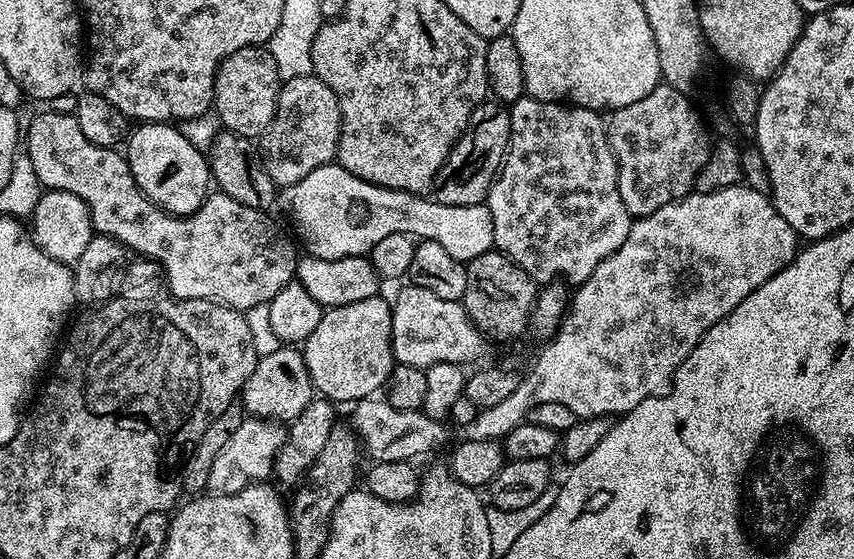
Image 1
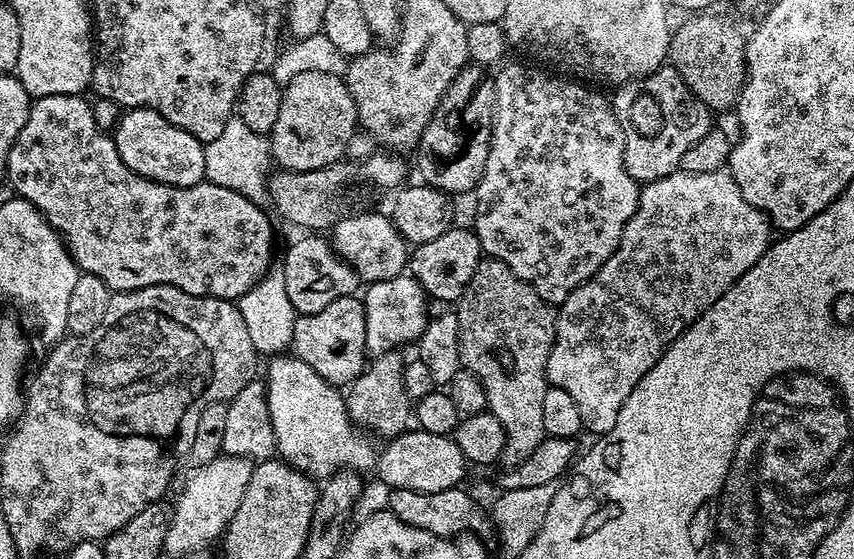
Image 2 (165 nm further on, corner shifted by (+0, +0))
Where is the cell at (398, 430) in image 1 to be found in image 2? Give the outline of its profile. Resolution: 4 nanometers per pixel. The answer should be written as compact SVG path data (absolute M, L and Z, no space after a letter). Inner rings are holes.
M677 170L662 180L655 180L641 191L634 218L630 218L630 222L620 239L620 244L616 248L616 253L596 271L596 275L592 276L587 283L581 288L574 289L567 300L558 308L556 337L552 343L550 358L546 362L544 374L548 377L548 383L551 387L564 390L566 394L570 394L570 399L577 404L578 410L582 414L585 433L593 432L593 437L603 438L607 432L614 430L614 426L618 422L618 410L622 410L622 402L626 402L626 398L630 398L630 394L636 389L638 382L642 382L644 375L656 365L660 355L703 312L710 310L710 306L717 304L742 276L756 265L758 258L762 258L764 251L770 247L768 228L770 229L768 217L754 206L750 206L750 202L746 202L746 198L742 198L742 190L738 190L738 186L732 180L731 175L728 174L712 173L710 175L694 176L683 170Z

